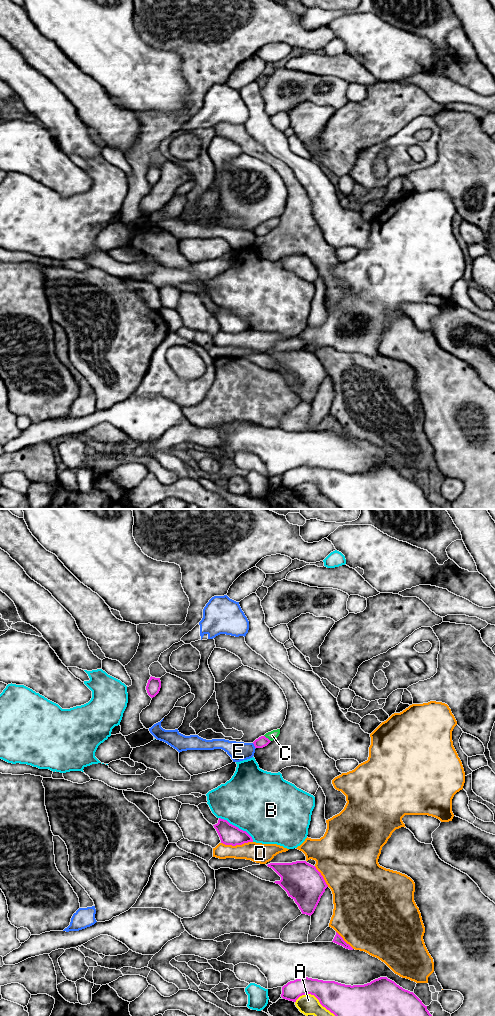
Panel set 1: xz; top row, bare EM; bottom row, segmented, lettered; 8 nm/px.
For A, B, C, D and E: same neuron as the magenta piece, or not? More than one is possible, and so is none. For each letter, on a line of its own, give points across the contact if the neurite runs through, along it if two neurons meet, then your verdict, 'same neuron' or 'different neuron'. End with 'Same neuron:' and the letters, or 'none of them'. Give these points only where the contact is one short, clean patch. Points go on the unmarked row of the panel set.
A: different neuron
B: different neuron
C: runs through xz (262, 229), (267, 226), (272, 223); same neuron
D: different neuron
E: different neuron
Same neuron: C

